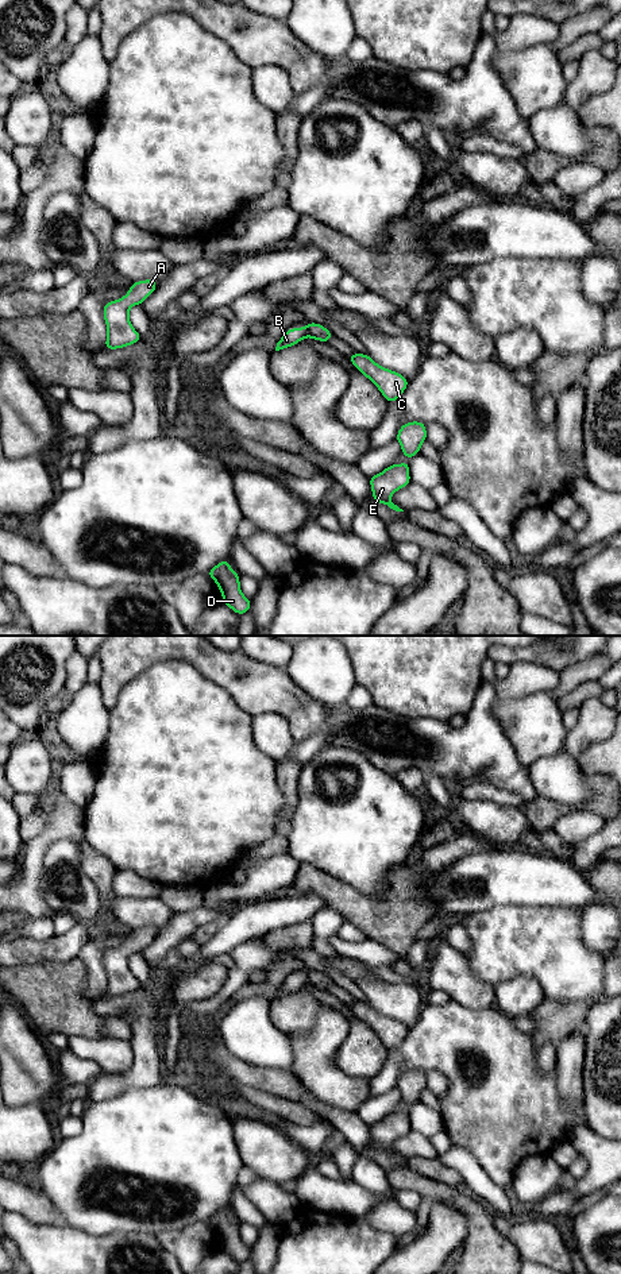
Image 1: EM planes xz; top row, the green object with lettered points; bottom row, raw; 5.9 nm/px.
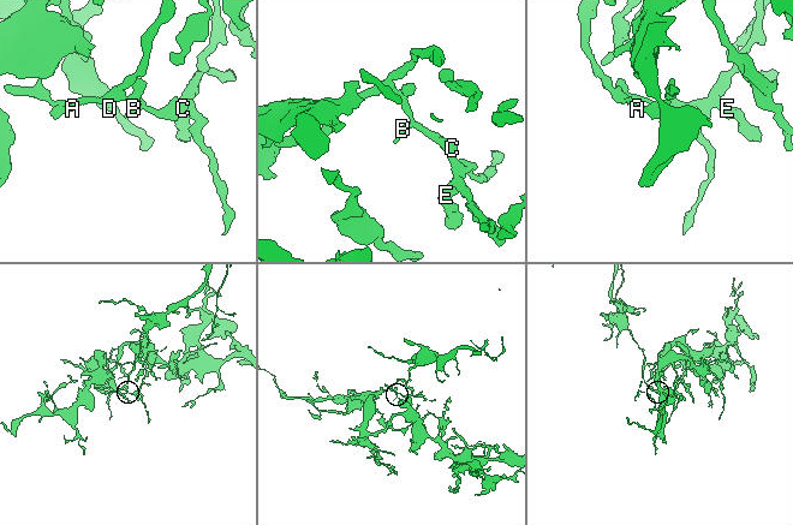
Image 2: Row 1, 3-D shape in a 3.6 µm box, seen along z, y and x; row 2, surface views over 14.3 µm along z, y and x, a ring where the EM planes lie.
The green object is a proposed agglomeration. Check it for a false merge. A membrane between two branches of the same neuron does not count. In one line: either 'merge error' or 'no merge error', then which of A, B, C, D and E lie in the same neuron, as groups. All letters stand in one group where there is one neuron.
merge error; groups A B / C D E

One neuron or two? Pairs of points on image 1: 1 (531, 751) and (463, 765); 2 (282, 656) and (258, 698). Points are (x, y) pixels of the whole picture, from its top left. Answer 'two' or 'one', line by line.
1: two
2: two

